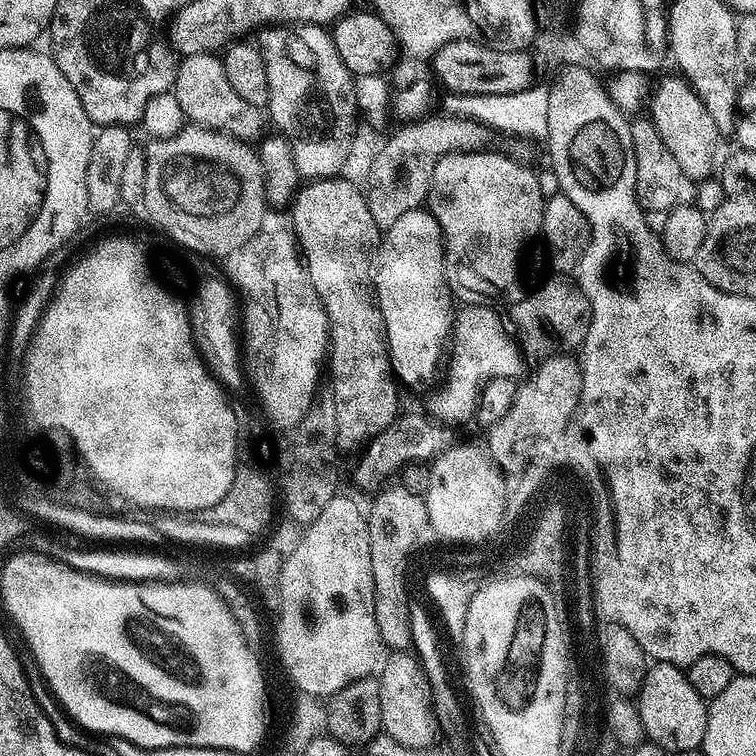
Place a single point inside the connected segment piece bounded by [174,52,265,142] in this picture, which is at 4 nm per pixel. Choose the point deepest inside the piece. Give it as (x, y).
(203, 91)

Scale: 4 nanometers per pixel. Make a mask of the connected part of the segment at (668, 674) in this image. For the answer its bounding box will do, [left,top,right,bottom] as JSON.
[638,663,709,753]

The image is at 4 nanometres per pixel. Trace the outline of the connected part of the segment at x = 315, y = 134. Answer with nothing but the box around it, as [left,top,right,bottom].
[258,23,358,181]

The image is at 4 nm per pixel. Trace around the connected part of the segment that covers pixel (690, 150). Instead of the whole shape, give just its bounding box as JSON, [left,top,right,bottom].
[650,75,718,178]

